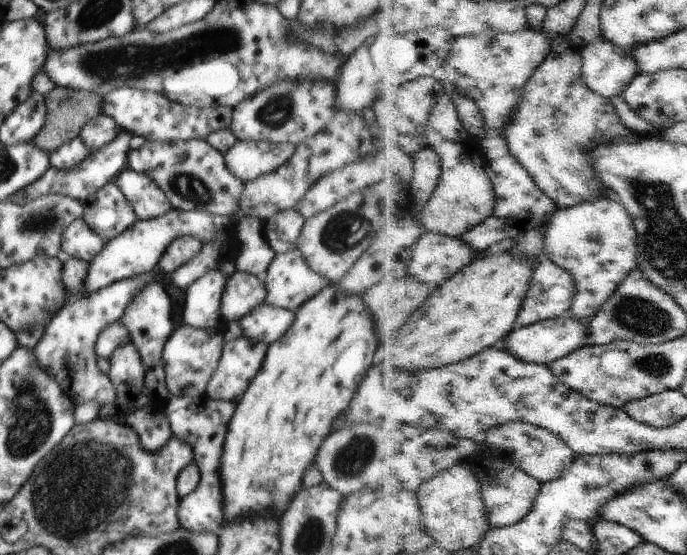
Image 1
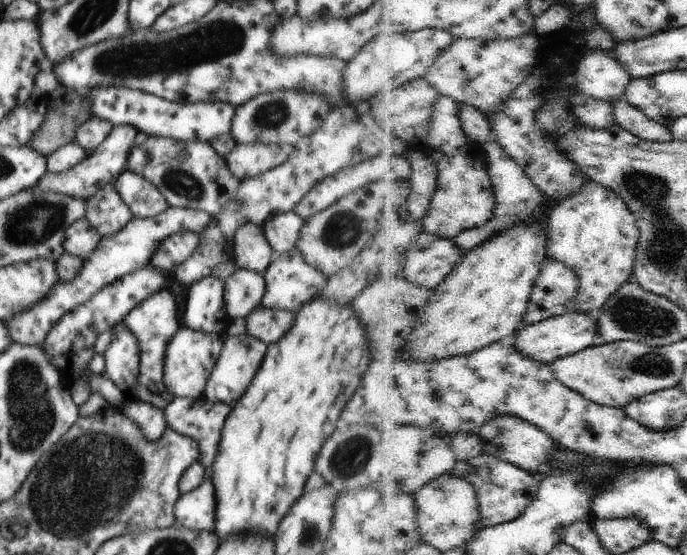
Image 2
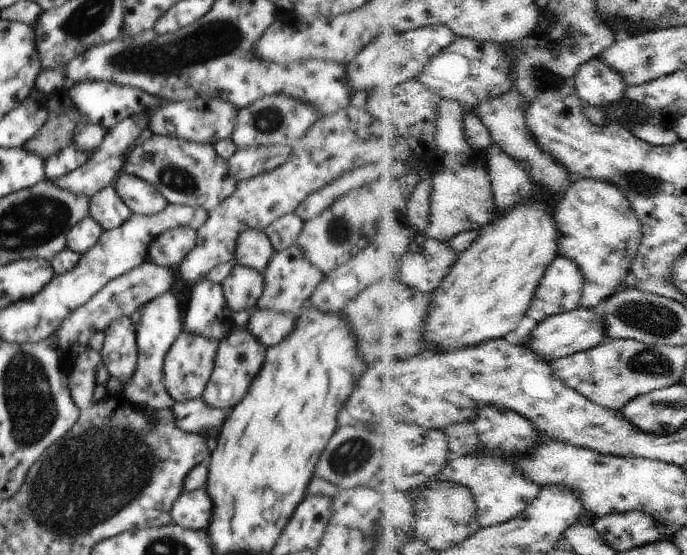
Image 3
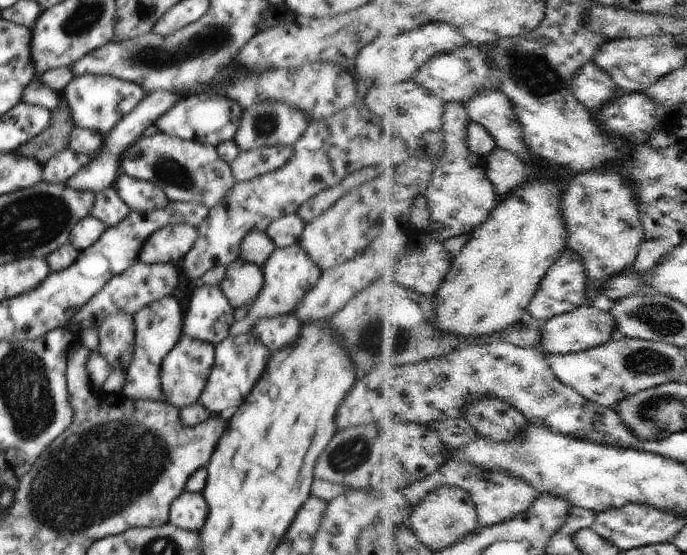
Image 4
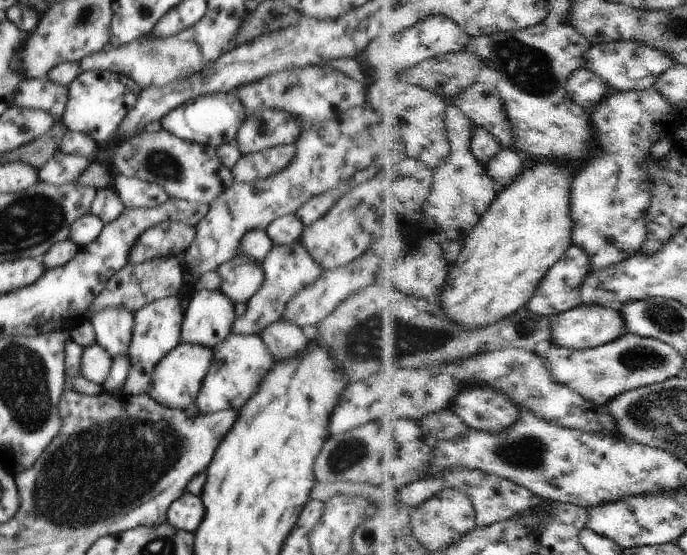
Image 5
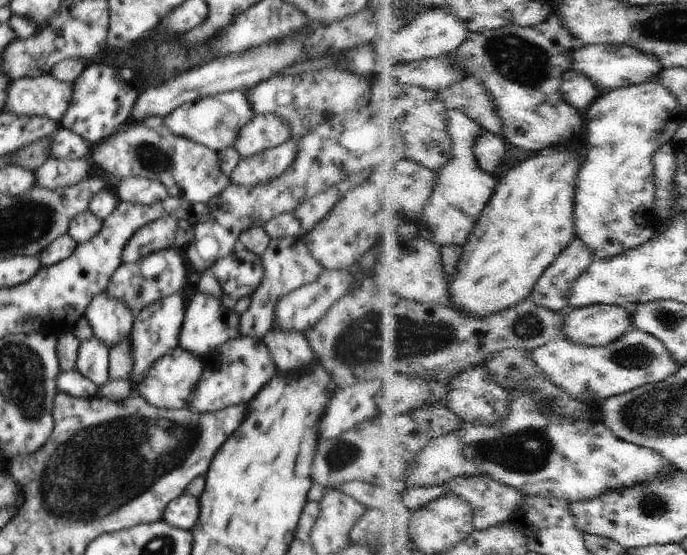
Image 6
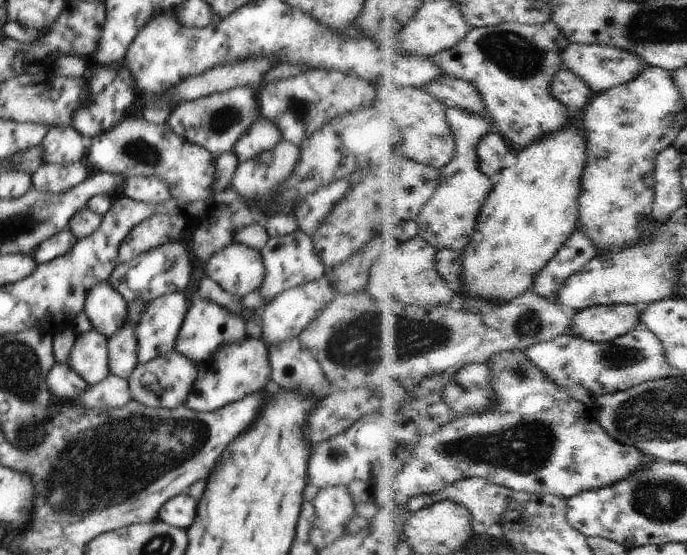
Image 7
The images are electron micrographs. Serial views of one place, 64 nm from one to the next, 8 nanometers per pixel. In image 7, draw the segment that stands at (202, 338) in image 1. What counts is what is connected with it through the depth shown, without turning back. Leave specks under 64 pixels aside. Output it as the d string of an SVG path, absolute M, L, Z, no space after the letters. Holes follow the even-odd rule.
M174 348L168 354L150 359L150 362L146 364L137 363L134 372L128 378L131 398L154 409L178 408L177 406L185 404L198 376L198 371L199 365L196 362L188 360Z

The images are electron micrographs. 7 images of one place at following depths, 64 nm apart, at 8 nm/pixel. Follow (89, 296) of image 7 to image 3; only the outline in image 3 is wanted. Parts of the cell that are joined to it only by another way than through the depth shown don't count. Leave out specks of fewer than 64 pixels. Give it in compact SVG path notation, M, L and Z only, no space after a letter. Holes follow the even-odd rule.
M123 316L110 322L103 332L106 338L99 353L110 378L120 380L124 388L136 370L138 358L134 324L130 322L130 317Z

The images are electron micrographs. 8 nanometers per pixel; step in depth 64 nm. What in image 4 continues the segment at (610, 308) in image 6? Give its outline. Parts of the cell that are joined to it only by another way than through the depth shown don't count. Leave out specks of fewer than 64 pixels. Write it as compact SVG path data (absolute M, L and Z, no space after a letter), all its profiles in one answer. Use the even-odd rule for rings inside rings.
M584 304L580 308L552 318L542 325L544 340L539 342L538 350L549 354L572 354L584 352L602 346L616 337L616 318L610 311L600 310L593 304Z

